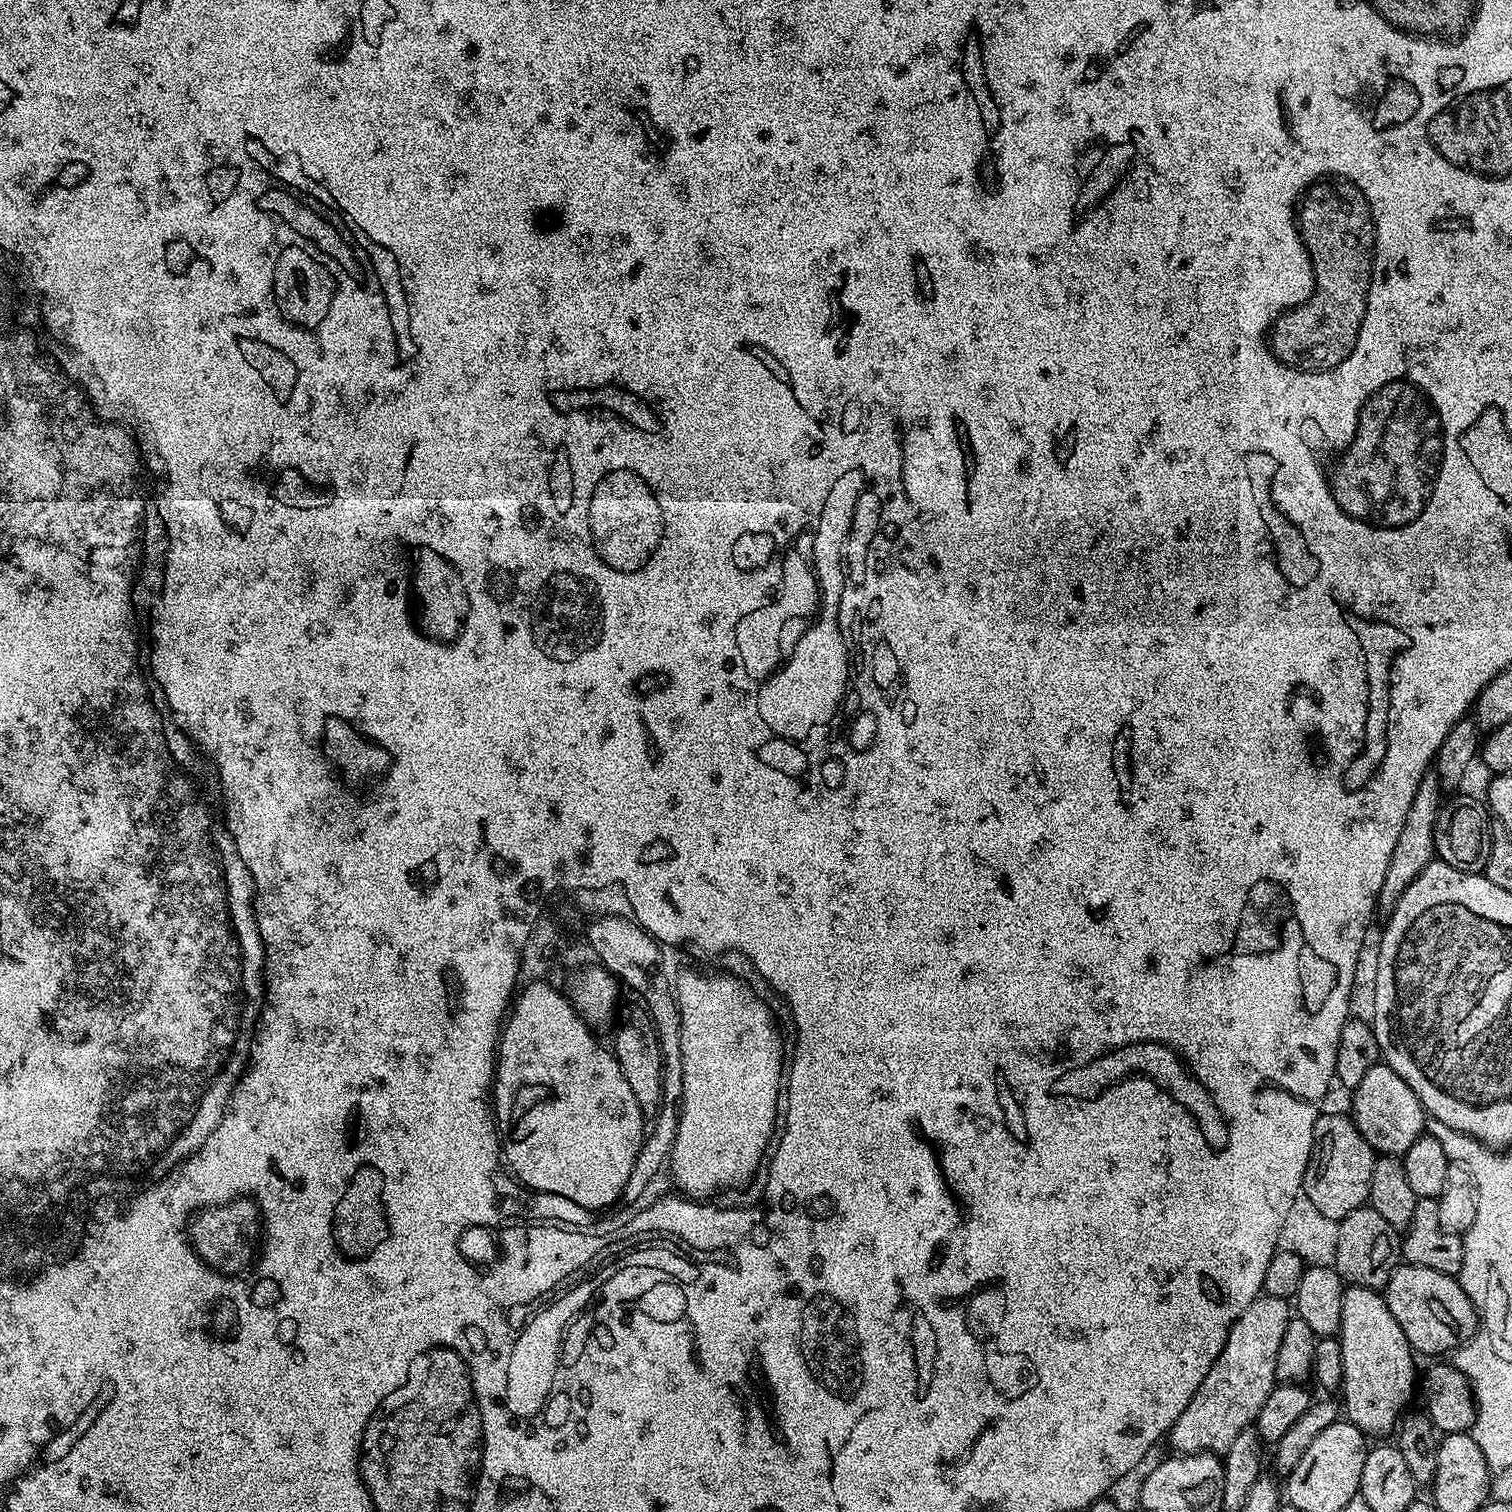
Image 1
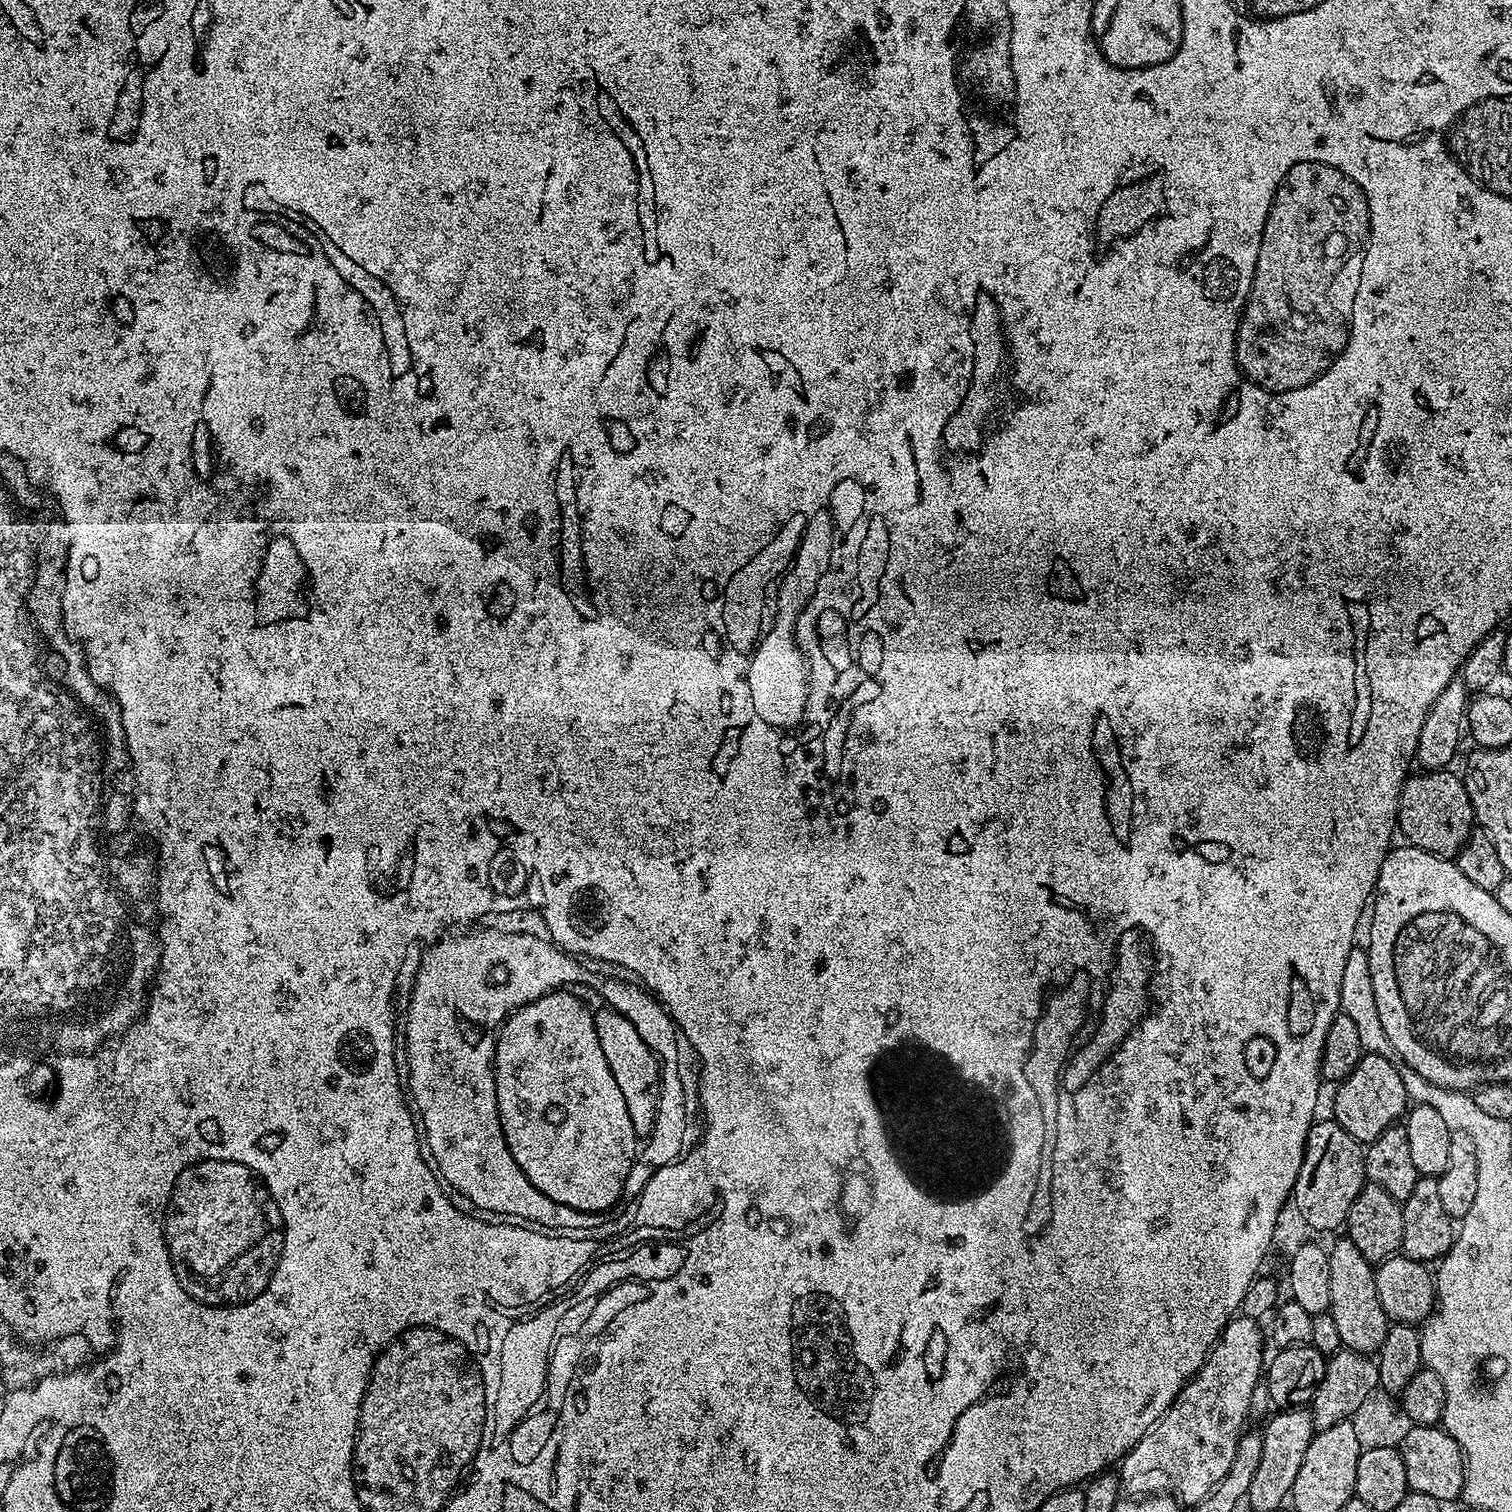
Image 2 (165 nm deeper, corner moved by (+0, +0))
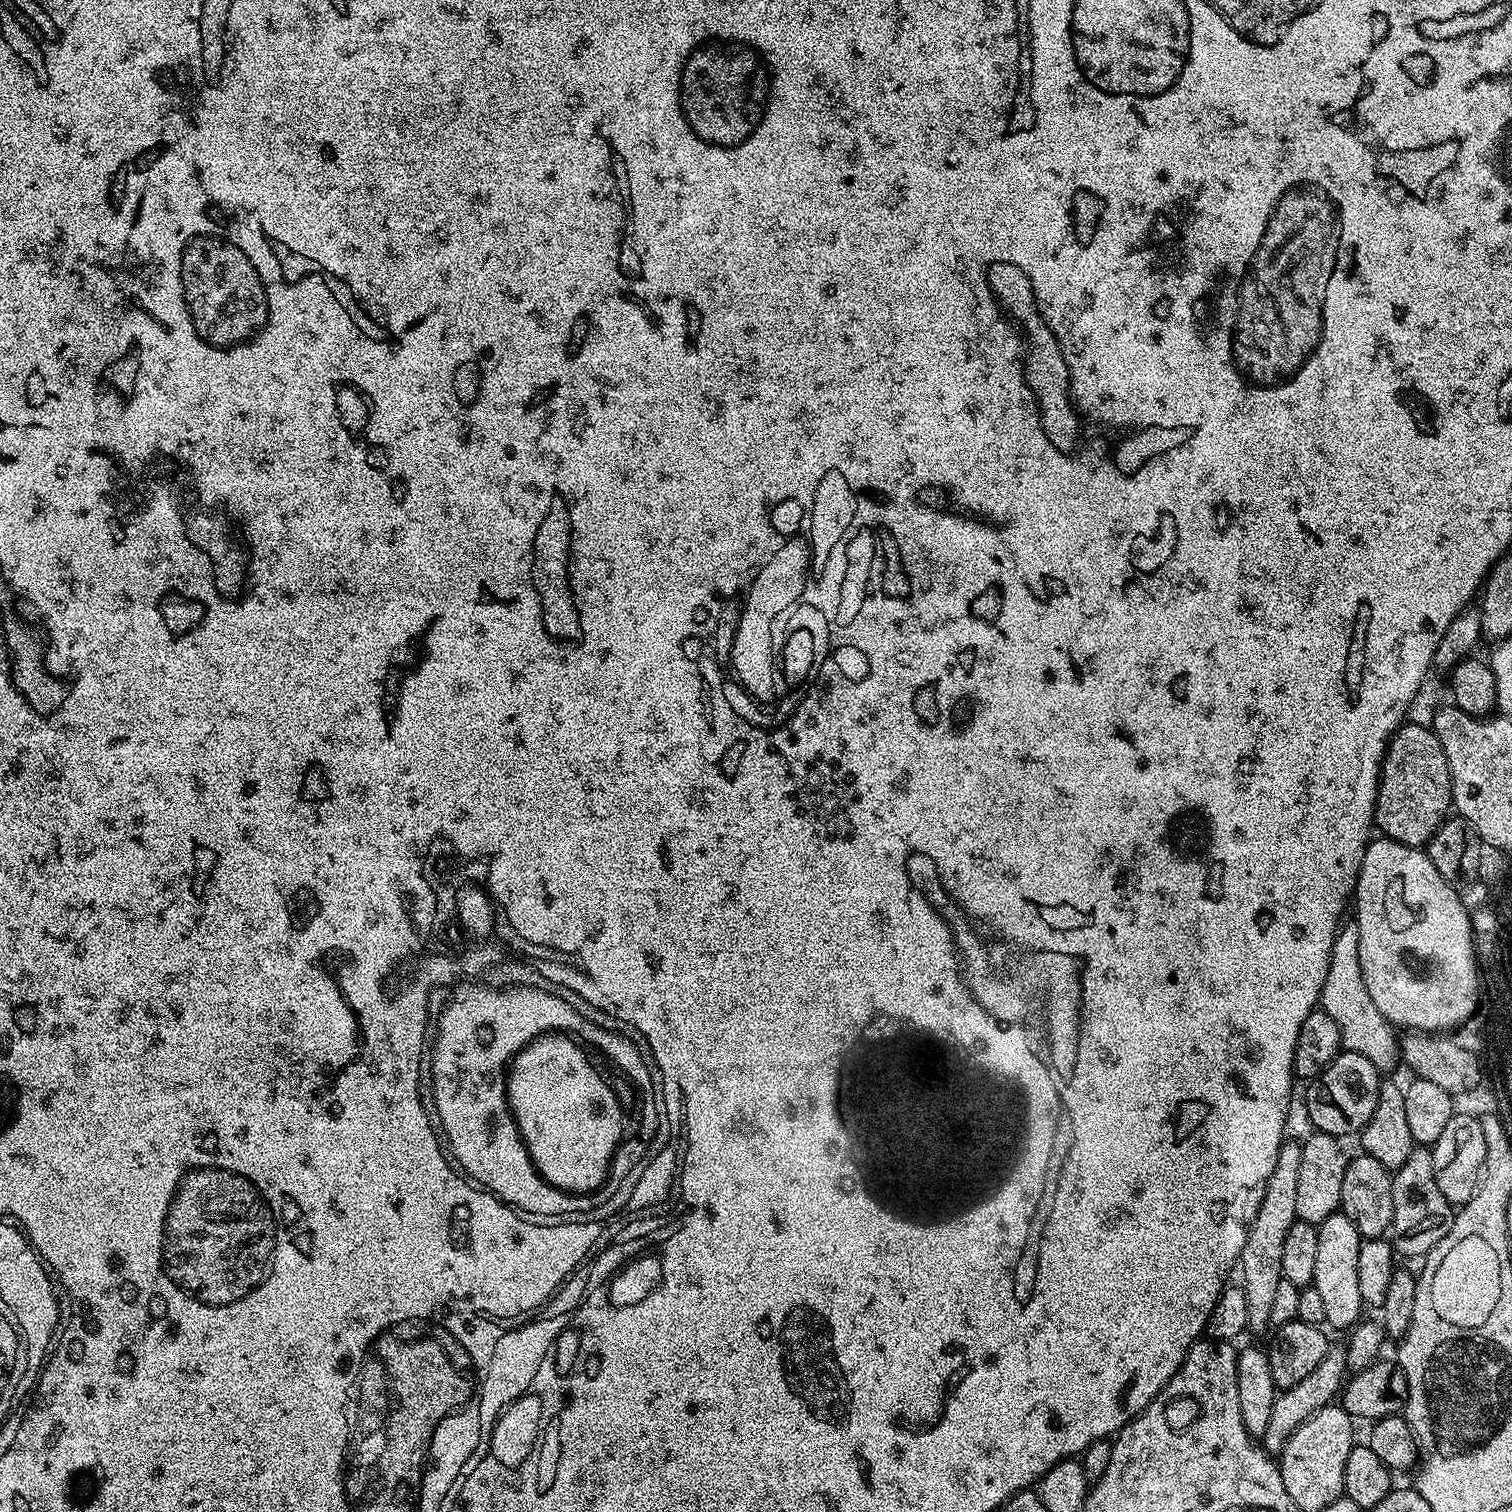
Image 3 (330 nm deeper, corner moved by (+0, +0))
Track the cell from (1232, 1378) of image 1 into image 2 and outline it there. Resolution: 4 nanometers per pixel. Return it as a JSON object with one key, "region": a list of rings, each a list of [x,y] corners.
{"region":[[[1237,1315],[1233,1320],[1224,1327],[1224,1332],[1220,1339],[1216,1341],[1216,1345],[1212,1347],[1208,1353],[1204,1364],[1198,1369],[1195,1376],[1188,1381],[1188,1384],[1174,1398],[1174,1402],[1162,1414],[1162,1418],[1150,1429],[1146,1434],[1142,1434],[1142,1438],[1124,1455],[1124,1459],[1118,1465],[1118,1475],[1120,1478],[1120,1487],[1129,1497],[1139,1498],[1142,1496],[1171,1496],[1174,1500],[1179,1500],[1181,1505],[1191,1506],[1202,1502],[1202,1498],[1206,1498],[1214,1490],[1214,1486],[1218,1486],[1218,1482],[1222,1482],[1222,1478],[1226,1478],[1226,1470],[1230,1470],[1230,1462],[1234,1462],[1234,1450],[1240,1441],[1241,1432],[1245,1431],[1246,1421],[1249,1419],[1248,1411],[1250,1410],[1250,1394],[1256,1383],[1262,1380],[1262,1371],[1266,1366],[1266,1355],[1264,1356],[1264,1340],[1266,1344],[1266,1336],[1260,1333],[1261,1325],[1257,1321]]]}

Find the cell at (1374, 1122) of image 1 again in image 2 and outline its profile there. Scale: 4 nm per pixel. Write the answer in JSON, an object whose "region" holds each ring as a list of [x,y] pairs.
{"region":[[[1365,1054],[1358,1066],[1340,1084],[1335,1085],[1336,1097],[1332,1100],[1332,1112],[1336,1123],[1342,1126],[1355,1140],[1371,1142],[1397,1123],[1405,1115],[1410,1101],[1406,1086],[1400,1077],[1400,1068],[1391,1064],[1388,1056]]]}

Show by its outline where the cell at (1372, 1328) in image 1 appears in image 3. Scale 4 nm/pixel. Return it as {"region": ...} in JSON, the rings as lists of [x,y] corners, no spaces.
{"region":[[[1337,1210],[1316,1229],[1318,1234],[1318,1255],[1314,1265],[1312,1284],[1318,1290],[1326,1309],[1326,1324],[1329,1329],[1351,1329],[1361,1319],[1360,1311],[1366,1308],[1362,1290],[1358,1290],[1358,1250],[1362,1243],[1360,1231]]]}

